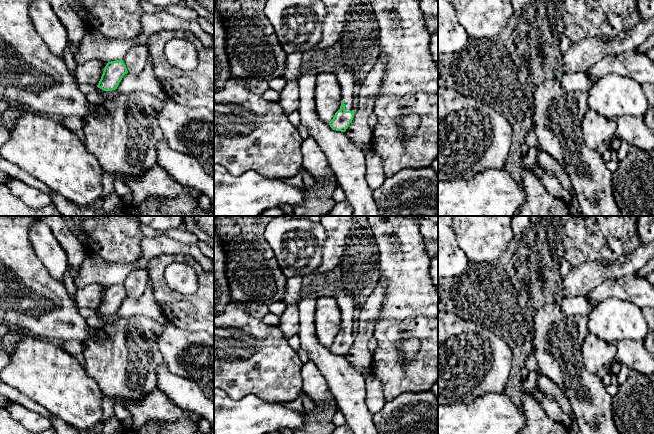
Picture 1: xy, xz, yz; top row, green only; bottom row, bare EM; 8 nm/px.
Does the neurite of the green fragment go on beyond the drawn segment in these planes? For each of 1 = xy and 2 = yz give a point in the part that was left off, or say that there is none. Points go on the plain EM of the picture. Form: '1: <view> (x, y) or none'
1: none
2: none

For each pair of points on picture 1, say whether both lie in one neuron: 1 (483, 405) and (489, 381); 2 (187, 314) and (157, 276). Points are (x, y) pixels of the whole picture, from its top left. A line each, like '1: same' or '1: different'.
1: different
2: same

